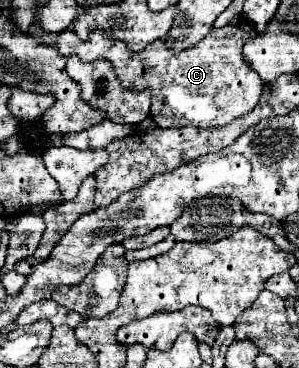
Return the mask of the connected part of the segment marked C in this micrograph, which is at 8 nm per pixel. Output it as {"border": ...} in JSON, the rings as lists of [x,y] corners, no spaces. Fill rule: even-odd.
{"border":[[[238,18],[224,28],[212,28],[198,44],[176,54],[162,38],[150,42],[142,52],[132,52],[124,42],[110,38],[102,28],[90,32],[88,40],[82,40],[74,30],[64,30],[58,34],[58,52],[76,54],[84,62],[106,58],[126,86],[134,90],[152,86],[150,114],[158,128],[218,128],[228,126],[258,104],[264,82],[242,58],[242,46],[254,34],[254,26],[246,22],[246,18]]]}

